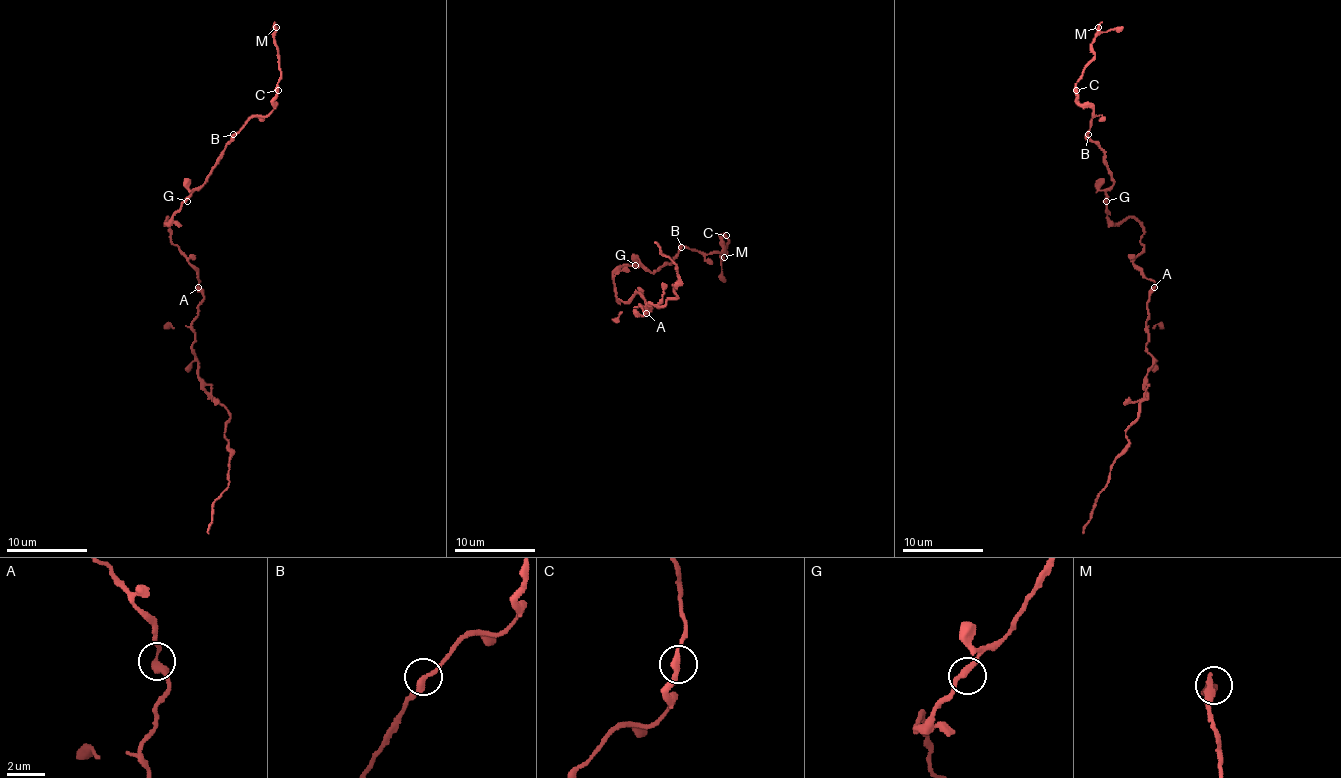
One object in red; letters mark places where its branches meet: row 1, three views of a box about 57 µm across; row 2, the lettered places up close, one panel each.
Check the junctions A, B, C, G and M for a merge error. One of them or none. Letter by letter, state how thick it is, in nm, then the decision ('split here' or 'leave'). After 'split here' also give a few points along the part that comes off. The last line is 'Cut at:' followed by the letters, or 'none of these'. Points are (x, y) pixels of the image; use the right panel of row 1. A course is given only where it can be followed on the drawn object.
A: 320 nm | leave
B: 320 nm | leave
C: 320 nm | leave
G: 320 nm | leave
M: 340 nm | leave
Cut at: none of these

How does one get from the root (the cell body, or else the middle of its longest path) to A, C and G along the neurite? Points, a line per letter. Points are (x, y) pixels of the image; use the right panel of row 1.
A: (1143, 250), (1133, 264), (1155, 286)
C: (1143, 250), (1143, 227), (1133, 217), (1114, 223), (1106, 215), (1112, 175), (1086, 134), (1094, 112), (1076, 90)
G: (1143, 250), (1143, 227), (1133, 217), (1125, 217), (1114, 223), (1106, 215), (1106, 201)

